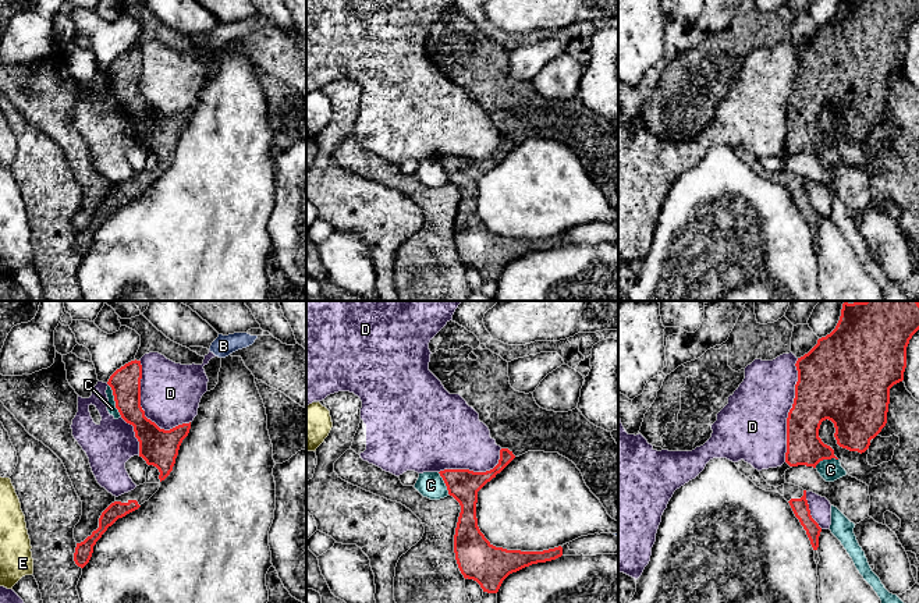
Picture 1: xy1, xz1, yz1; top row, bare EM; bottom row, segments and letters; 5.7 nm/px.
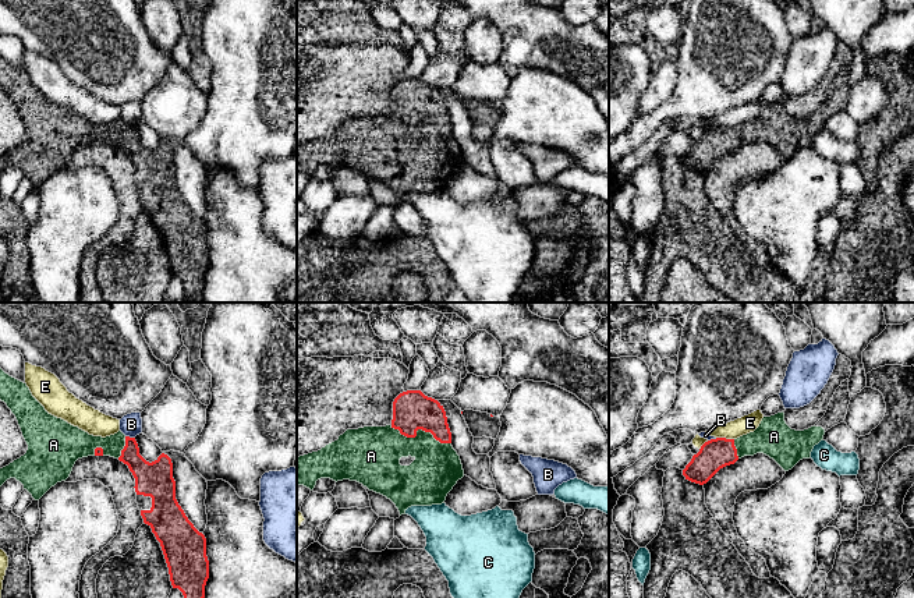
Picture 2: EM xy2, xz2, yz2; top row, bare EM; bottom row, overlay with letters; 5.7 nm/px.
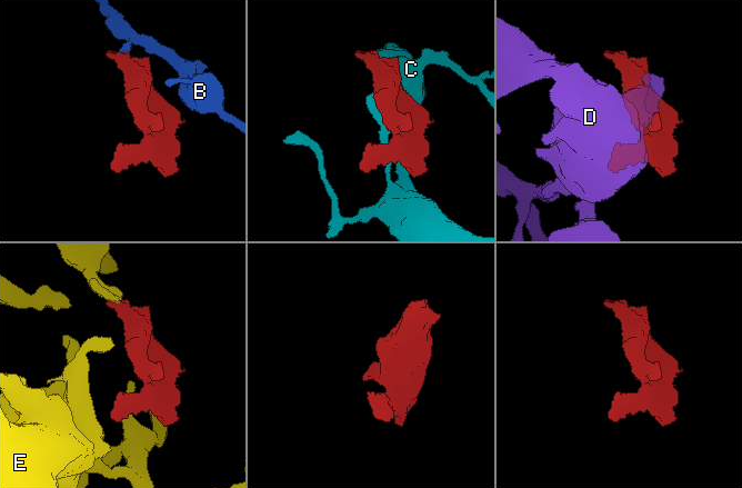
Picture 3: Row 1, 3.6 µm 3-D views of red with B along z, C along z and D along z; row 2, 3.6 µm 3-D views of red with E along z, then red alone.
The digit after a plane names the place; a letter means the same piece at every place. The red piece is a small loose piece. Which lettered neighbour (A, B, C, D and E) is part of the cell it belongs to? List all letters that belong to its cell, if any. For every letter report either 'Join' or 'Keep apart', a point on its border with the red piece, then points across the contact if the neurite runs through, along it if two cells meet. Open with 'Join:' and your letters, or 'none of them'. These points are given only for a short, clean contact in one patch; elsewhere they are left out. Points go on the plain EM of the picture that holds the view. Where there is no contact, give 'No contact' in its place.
Join: A
A: Join. Touches red at xz2 (420, 116)
B: Keep apart. Touches red at xy2 (128, 124). Boundary: xy2 (126, 123), (134, 126)
C: Keep apart. Touches red at xy1 (114, 88)
D: Keep apart. Touches red at yz1 (790, 98)
E: Keep apart. Touches red at yz2 (725, 126). Boundary: yz2 (716, 124), (733, 127)

